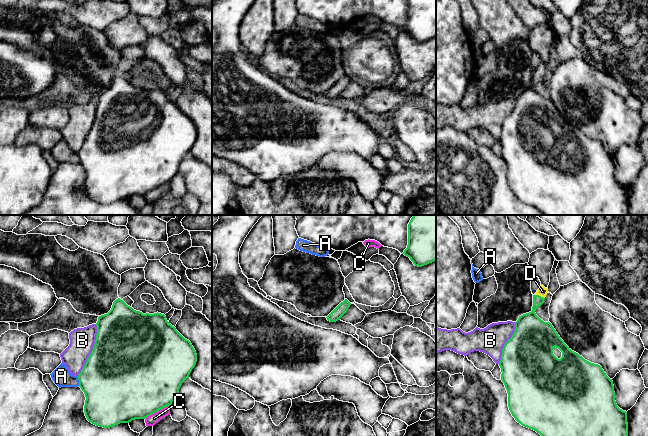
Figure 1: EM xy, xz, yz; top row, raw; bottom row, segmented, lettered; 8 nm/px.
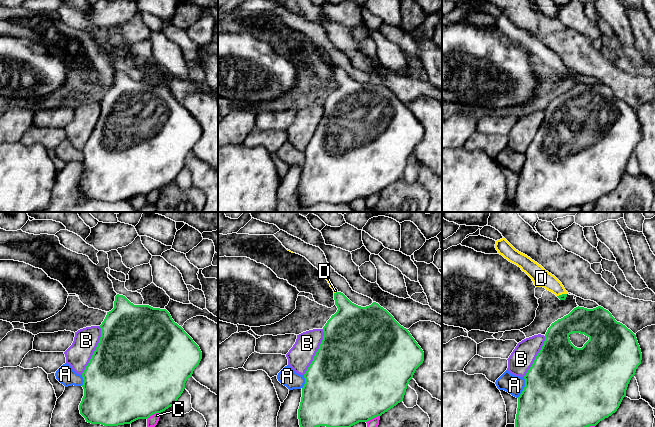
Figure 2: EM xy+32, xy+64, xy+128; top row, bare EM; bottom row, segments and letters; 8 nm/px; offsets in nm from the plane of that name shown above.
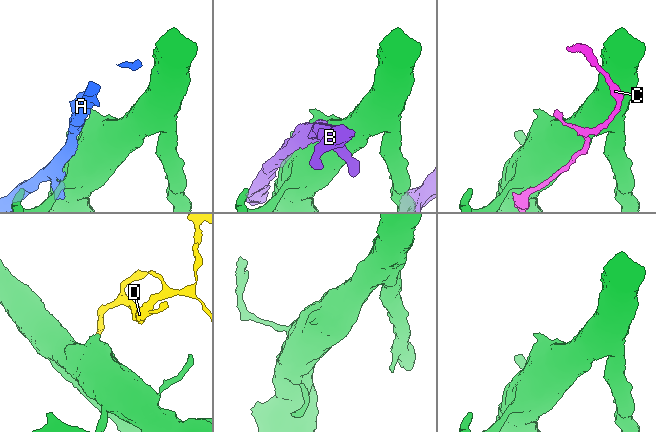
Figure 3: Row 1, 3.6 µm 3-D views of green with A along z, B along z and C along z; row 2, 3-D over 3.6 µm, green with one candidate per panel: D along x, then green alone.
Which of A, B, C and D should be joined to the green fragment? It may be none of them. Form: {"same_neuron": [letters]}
{"same_neuron": ["D"]}

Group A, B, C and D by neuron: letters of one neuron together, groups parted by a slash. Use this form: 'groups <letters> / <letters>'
groups A / B / C / D

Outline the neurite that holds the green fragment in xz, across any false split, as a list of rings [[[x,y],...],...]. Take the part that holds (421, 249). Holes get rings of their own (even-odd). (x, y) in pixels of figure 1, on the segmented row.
[[[413,215],[408,224],[408,245],[402,254],[418,267],[436,260],[436,215]]]

